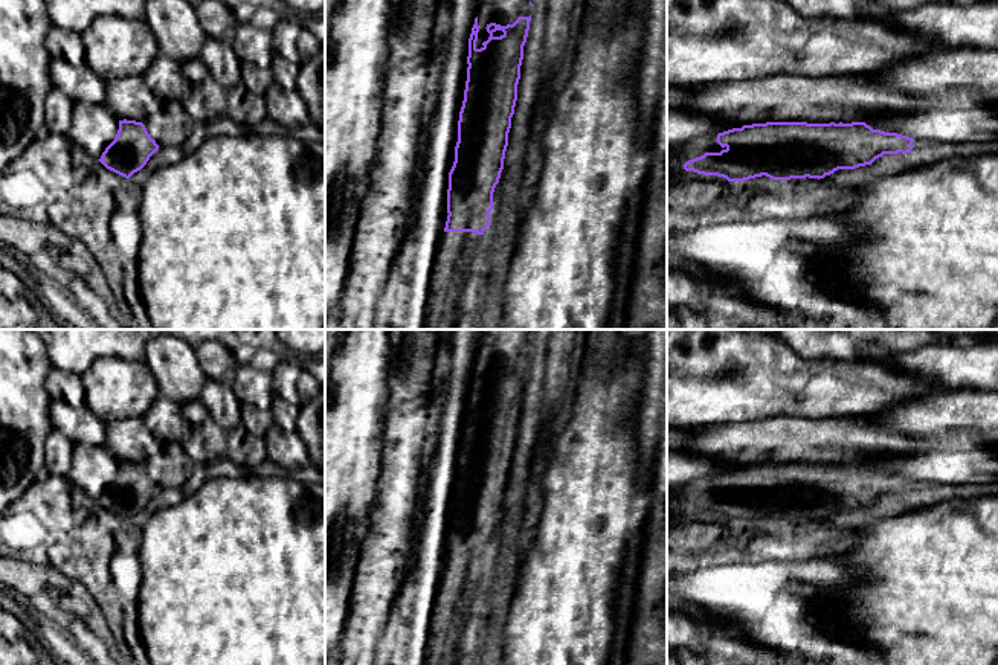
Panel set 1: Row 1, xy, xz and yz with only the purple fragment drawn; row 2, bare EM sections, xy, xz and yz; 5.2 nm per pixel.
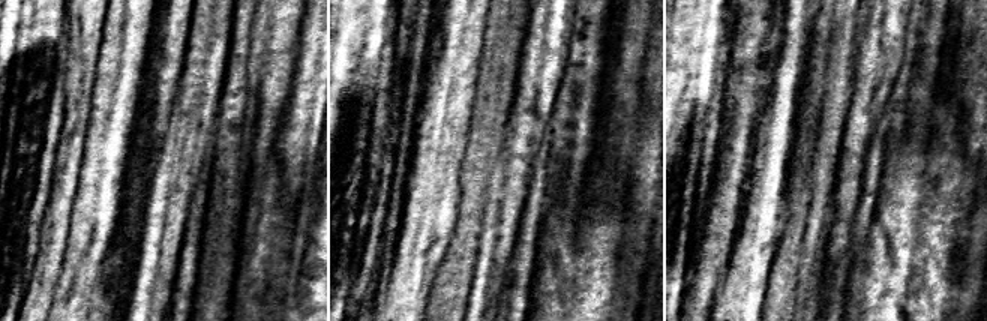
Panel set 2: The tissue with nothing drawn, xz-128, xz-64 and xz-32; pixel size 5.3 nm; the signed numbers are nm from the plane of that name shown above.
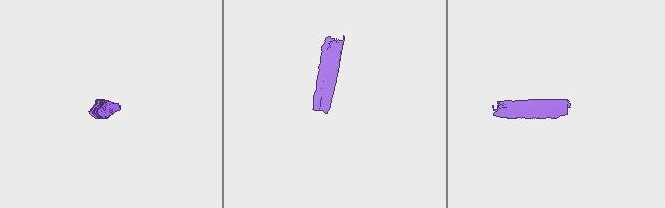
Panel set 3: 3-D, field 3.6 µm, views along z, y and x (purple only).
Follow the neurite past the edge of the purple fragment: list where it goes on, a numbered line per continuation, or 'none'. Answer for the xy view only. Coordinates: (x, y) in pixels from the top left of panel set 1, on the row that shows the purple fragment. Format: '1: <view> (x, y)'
none

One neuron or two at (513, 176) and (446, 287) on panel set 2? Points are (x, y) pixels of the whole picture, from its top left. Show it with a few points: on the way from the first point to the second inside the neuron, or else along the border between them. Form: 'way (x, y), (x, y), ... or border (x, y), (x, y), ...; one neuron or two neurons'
border (479, 239), (479, 252), (473, 273); two neurons

